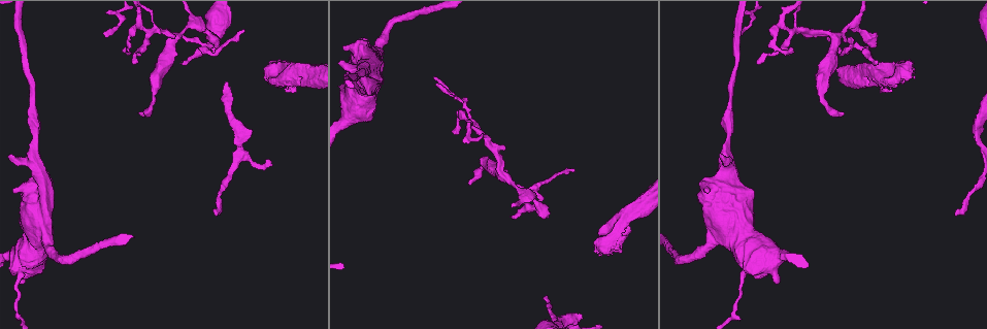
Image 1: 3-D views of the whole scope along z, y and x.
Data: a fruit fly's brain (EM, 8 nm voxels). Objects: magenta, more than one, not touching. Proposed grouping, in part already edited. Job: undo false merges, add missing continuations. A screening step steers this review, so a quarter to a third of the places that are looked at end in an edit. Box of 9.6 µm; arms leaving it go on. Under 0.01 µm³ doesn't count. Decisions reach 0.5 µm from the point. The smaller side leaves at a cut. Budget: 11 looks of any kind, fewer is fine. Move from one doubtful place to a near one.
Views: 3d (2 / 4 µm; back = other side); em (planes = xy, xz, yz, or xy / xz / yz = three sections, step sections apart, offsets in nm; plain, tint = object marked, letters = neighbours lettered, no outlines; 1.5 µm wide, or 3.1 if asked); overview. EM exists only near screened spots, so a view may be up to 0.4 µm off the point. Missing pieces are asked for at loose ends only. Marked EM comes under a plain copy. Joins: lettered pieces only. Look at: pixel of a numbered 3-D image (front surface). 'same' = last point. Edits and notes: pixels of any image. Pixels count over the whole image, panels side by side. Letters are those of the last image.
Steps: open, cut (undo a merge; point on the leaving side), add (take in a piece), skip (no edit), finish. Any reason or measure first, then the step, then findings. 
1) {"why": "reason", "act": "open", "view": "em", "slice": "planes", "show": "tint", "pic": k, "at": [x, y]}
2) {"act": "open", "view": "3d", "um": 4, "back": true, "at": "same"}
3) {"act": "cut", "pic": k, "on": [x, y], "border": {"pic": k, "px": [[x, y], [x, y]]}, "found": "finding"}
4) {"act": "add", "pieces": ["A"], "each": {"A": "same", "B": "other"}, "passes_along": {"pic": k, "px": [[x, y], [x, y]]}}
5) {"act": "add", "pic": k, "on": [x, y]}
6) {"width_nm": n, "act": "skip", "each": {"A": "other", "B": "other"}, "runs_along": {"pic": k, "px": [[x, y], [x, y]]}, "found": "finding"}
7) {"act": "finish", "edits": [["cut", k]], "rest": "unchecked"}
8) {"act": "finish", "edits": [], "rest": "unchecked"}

{"why": "abrupt turn", "act": "open", "view": "3d", "um": 2, "pic": 1, "at": [502, 177]}

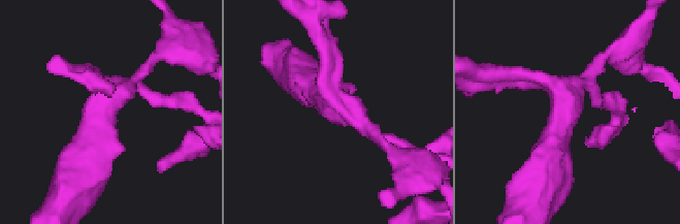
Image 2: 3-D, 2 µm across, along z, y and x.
{"arms": 4, "why": "need the tissue", "act": "open", "view": "em", "slice": "xy", "step": 4, "show": "tint", "pic": 2, "at": [100, 104]}

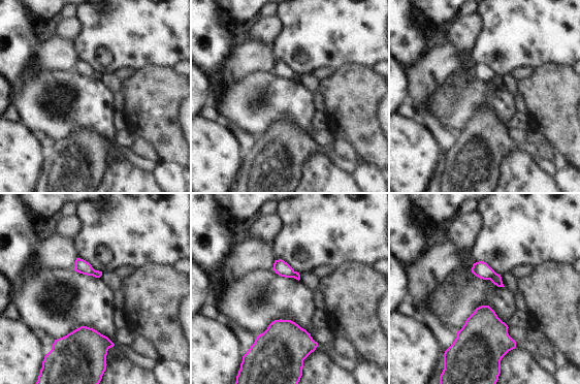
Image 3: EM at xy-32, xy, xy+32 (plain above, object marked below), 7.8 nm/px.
{"why": "another direction", "act": "open", "view": "em", "slice": "planes", "show": "letters", "at": "same"}

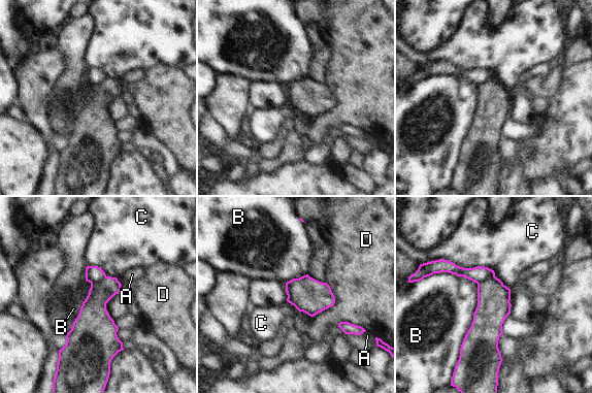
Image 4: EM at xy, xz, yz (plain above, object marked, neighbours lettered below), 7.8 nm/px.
{"act": "cut", "pic": 4, "on": [477, 274], "each": {"A": "other", "B": "other", "C": "other", "D": "other"}, "found": "two neurons meet here"}

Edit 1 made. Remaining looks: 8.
{"act": "open", "view": "overview"}

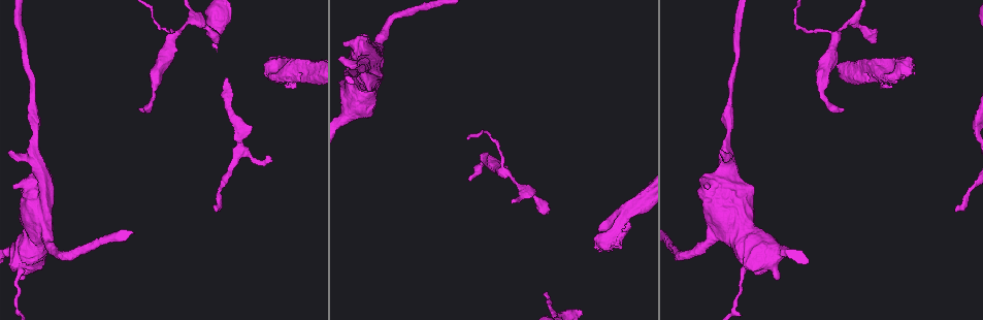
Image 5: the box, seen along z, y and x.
{"why": "thin end", "act": "open", "view": "3d", "um": 2, "pic": 5, "at": [841, 112]}

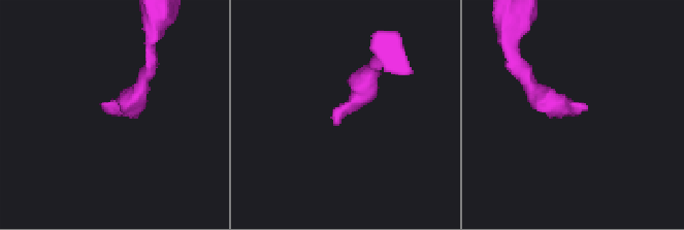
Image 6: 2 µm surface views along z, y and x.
{"act": "open", "view": "em", "slice": "planes", "show": "letters", "pic": 6, "at": [337, 125]}

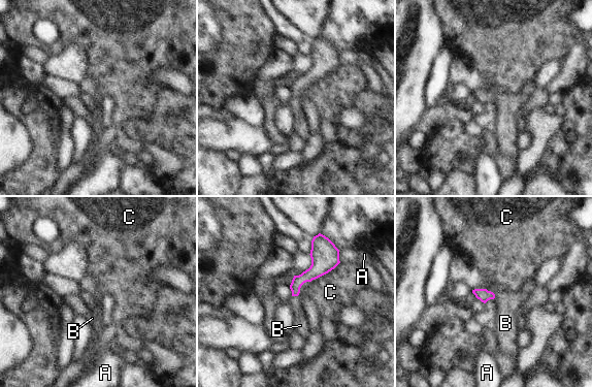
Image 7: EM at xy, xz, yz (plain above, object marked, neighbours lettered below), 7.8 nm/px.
{"act": "add", "pieces": ["B"], "each": {"A": "other", "B": "same", "C": "other"}, "found": "it goes on there"}

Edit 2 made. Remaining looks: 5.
{"why": "sudden change in width", "act": "open", "view": "em", "slice": "xy", "step": 8, "show": "tint", "pic": 5, "at": [740, 278]}

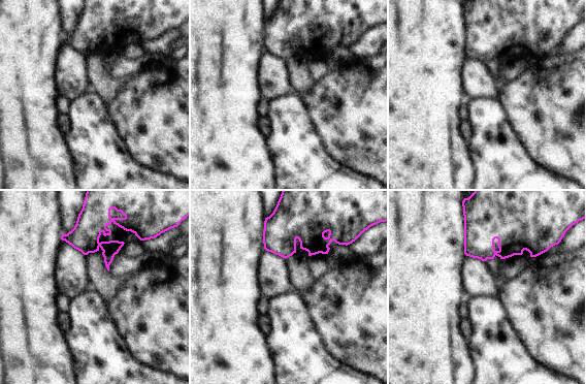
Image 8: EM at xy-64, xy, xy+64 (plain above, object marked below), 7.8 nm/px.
{"why": "cut it another way", "act": "open", "view": "em", "slice": "planes", "show": "tint", "at": "same"}

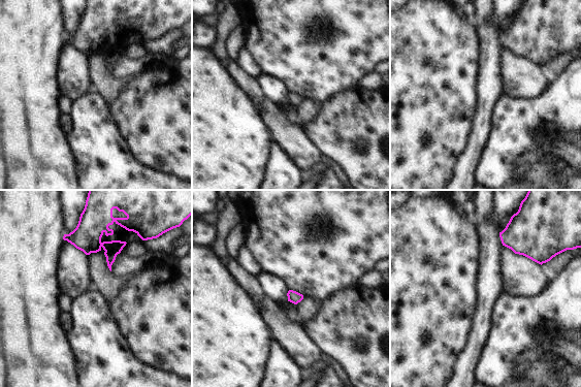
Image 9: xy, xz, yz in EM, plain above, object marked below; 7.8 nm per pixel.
{"why": "see the neighbours", "act": "open", "view": "em", "slice": "planes", "show": "letters", "at": "same"}

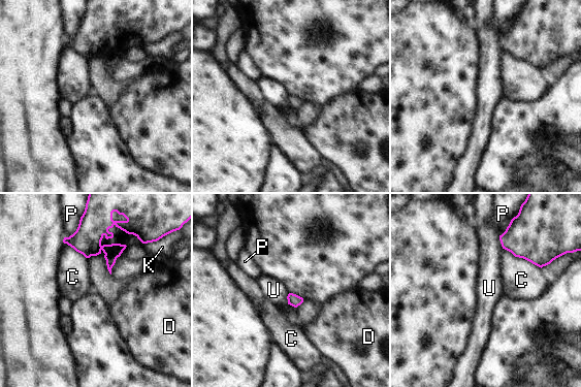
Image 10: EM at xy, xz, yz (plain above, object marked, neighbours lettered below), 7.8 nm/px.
{"width_nm": 90, "act": "cut", "pic": 10, "on": [110, 260], "each": {"C": "other", "D": "other", "K": "other", "P": "other", "U": "other"}, "border": {"pic": 10, "px": [[105, 253], [117, 257]]}, "found": "two neurons meet here"}

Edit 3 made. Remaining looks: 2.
{"act": "open", "view": "em", "slice": "yz", "step": 4, "show": "letters", "pic": 5, "at": [595, 247]}

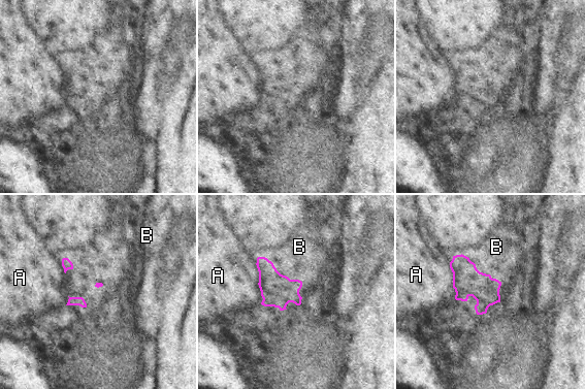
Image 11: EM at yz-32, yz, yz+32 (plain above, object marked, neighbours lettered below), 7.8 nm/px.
{"act": "open", "view": "em", "slice": "planes", "show": "letters", "at": "same"}

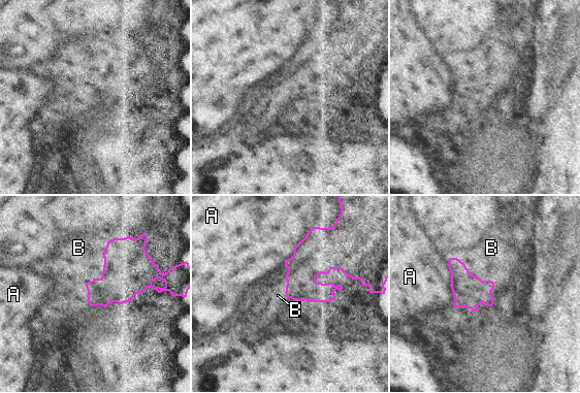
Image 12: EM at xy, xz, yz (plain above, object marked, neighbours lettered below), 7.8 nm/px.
{"width_nm": 240, "act": "add", "pieces": ["B"], "each": {"A": "other", "B": "same"}, "passes_along": {"pic": 12, "px": [[469, 291], [468, 269], [491, 248]]}, "found": "the neuron continues"}

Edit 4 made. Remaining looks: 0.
{"act": "finish", "edits": [["cut", 4], ["add", 7], ["cut", 10], ["add", 12]], "rest": "unchecked"}

